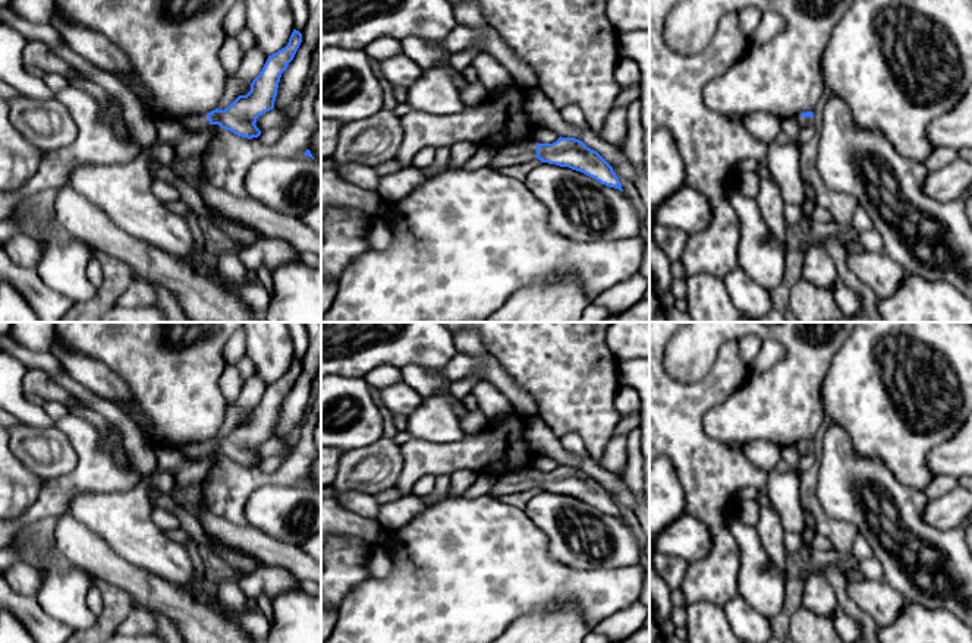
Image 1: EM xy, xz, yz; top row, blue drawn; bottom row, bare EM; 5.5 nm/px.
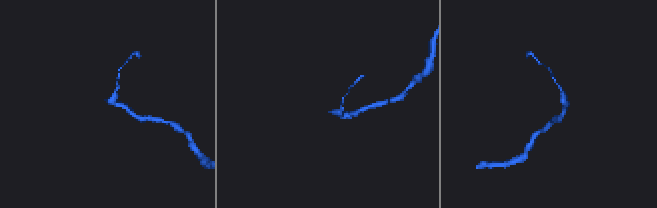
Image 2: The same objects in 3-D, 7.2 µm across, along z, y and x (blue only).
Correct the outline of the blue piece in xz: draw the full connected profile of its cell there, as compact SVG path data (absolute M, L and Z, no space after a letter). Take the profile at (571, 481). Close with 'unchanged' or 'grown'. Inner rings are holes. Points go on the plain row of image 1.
M559 466L553 472L538 472L535 469L519 470L503 475L491 488L493 497L523 492L538 486L541 491L569 495L581 499L601 513L622 517L622 511L613 495L594 477L588 476L582 469L575 466Z; grown

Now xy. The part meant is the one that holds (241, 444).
M293 357L287 373L268 384L262 398L252 409L251 419L246 423L239 423L227 436L216 436L208 442L183 444L177 450L194 460L218 453L238 464L258 466L261 458L255 453L257 447L274 436L281 401L293 388L301 371L302 362Z; grown

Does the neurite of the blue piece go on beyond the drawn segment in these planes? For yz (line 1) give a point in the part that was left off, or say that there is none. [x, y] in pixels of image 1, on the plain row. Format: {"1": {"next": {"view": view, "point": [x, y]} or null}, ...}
{"1": {"next": {"view": "yz", "point": [804, 450]}}}

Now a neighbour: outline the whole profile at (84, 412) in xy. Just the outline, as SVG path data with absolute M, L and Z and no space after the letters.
M79 404L76 407L70 407L69 413L92 423L101 434L107 434L111 428L110 422L104 416L101 416L88 406Z

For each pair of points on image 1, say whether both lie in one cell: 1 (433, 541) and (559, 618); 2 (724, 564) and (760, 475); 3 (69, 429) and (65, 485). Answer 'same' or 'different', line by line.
1: different
2: same
3: same

